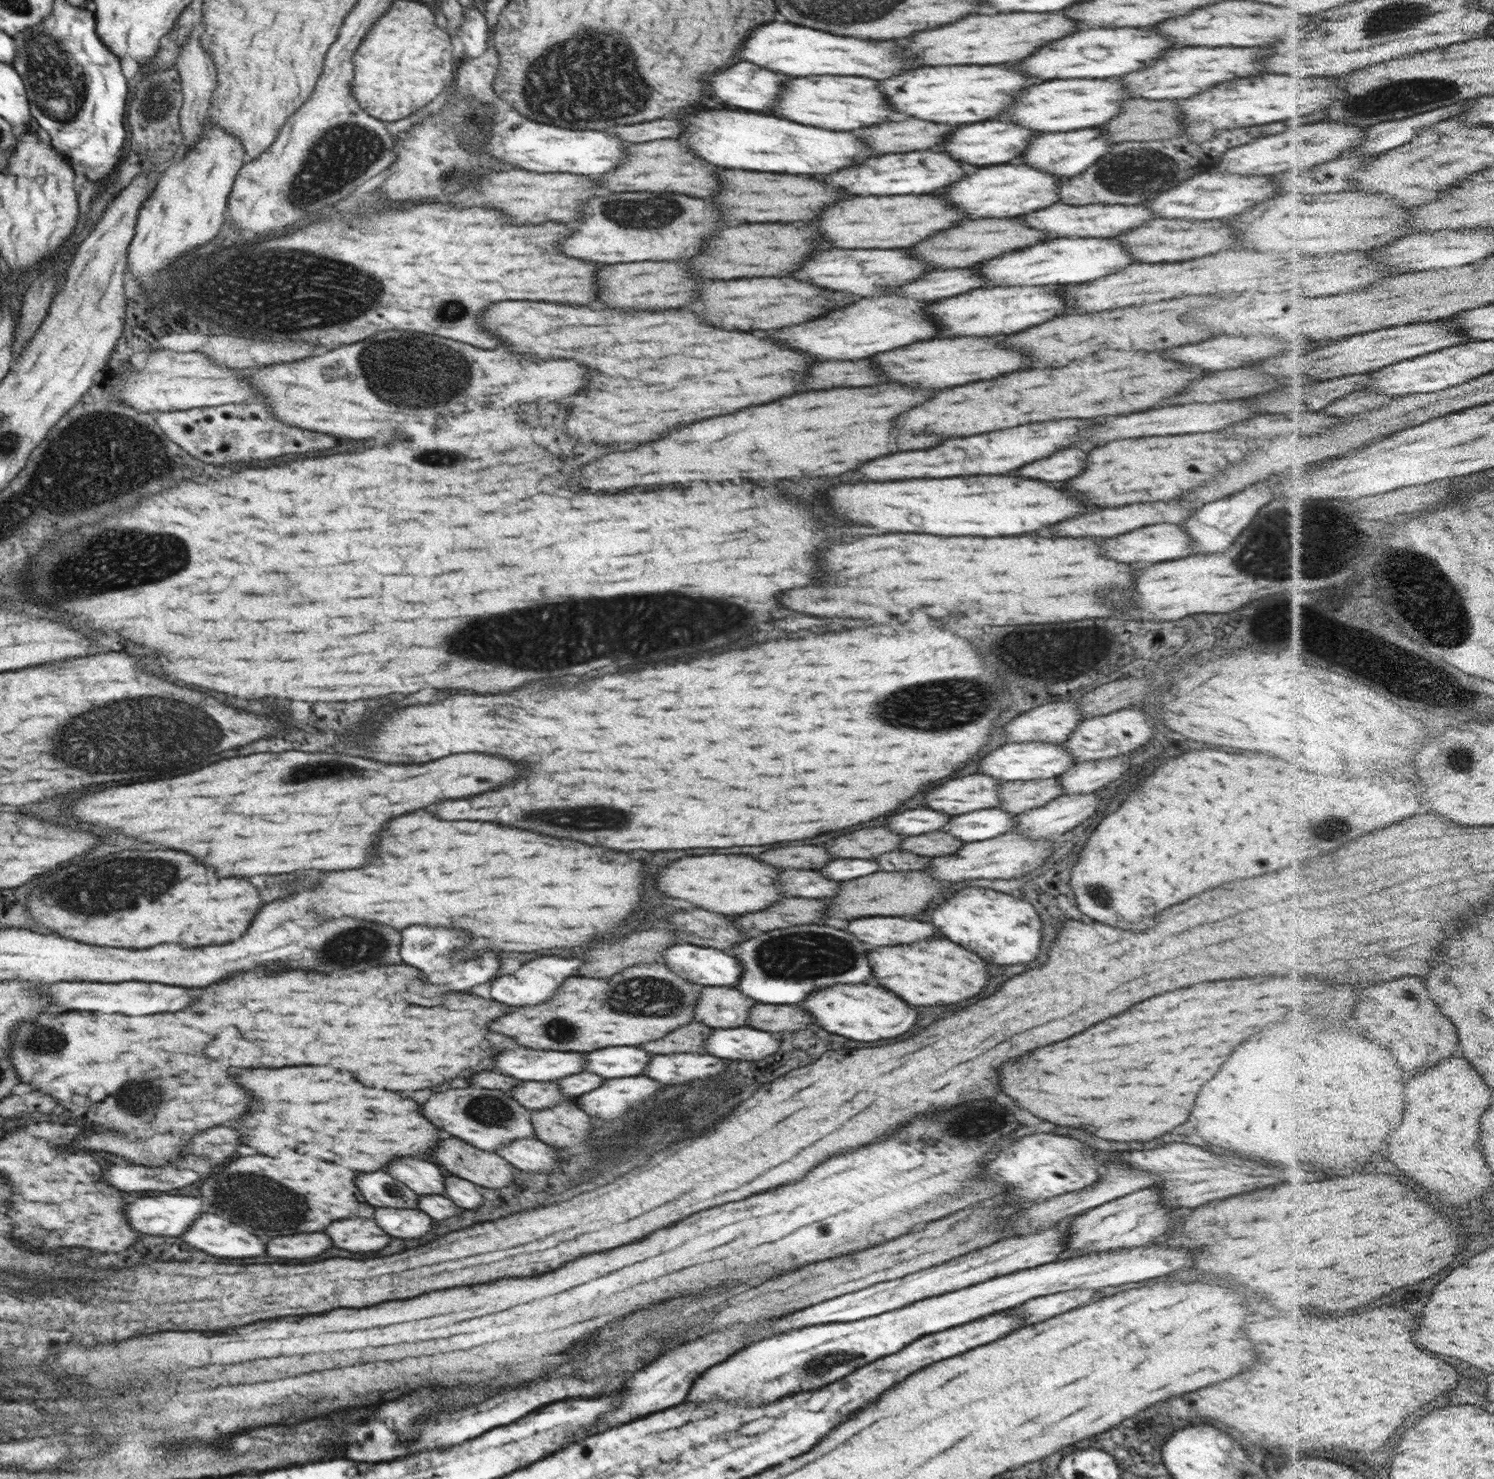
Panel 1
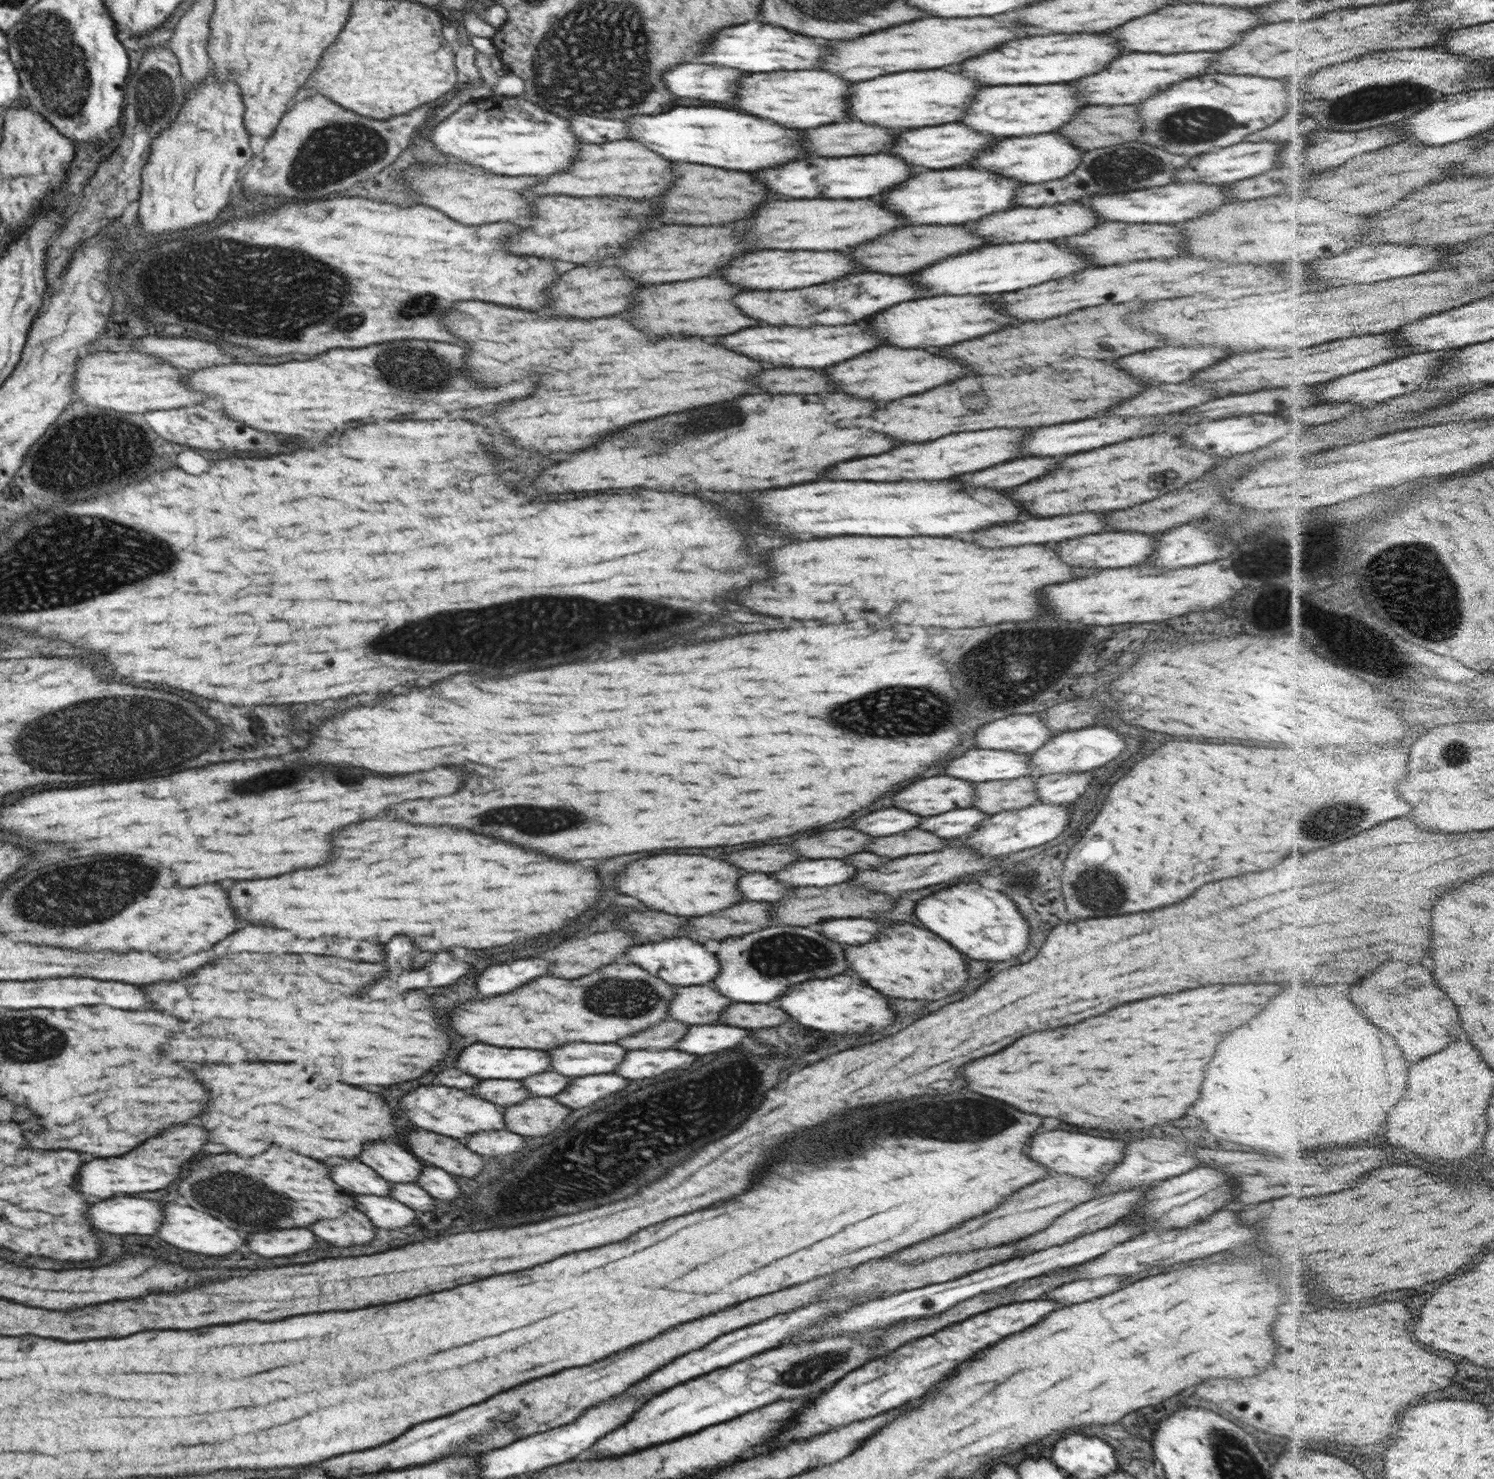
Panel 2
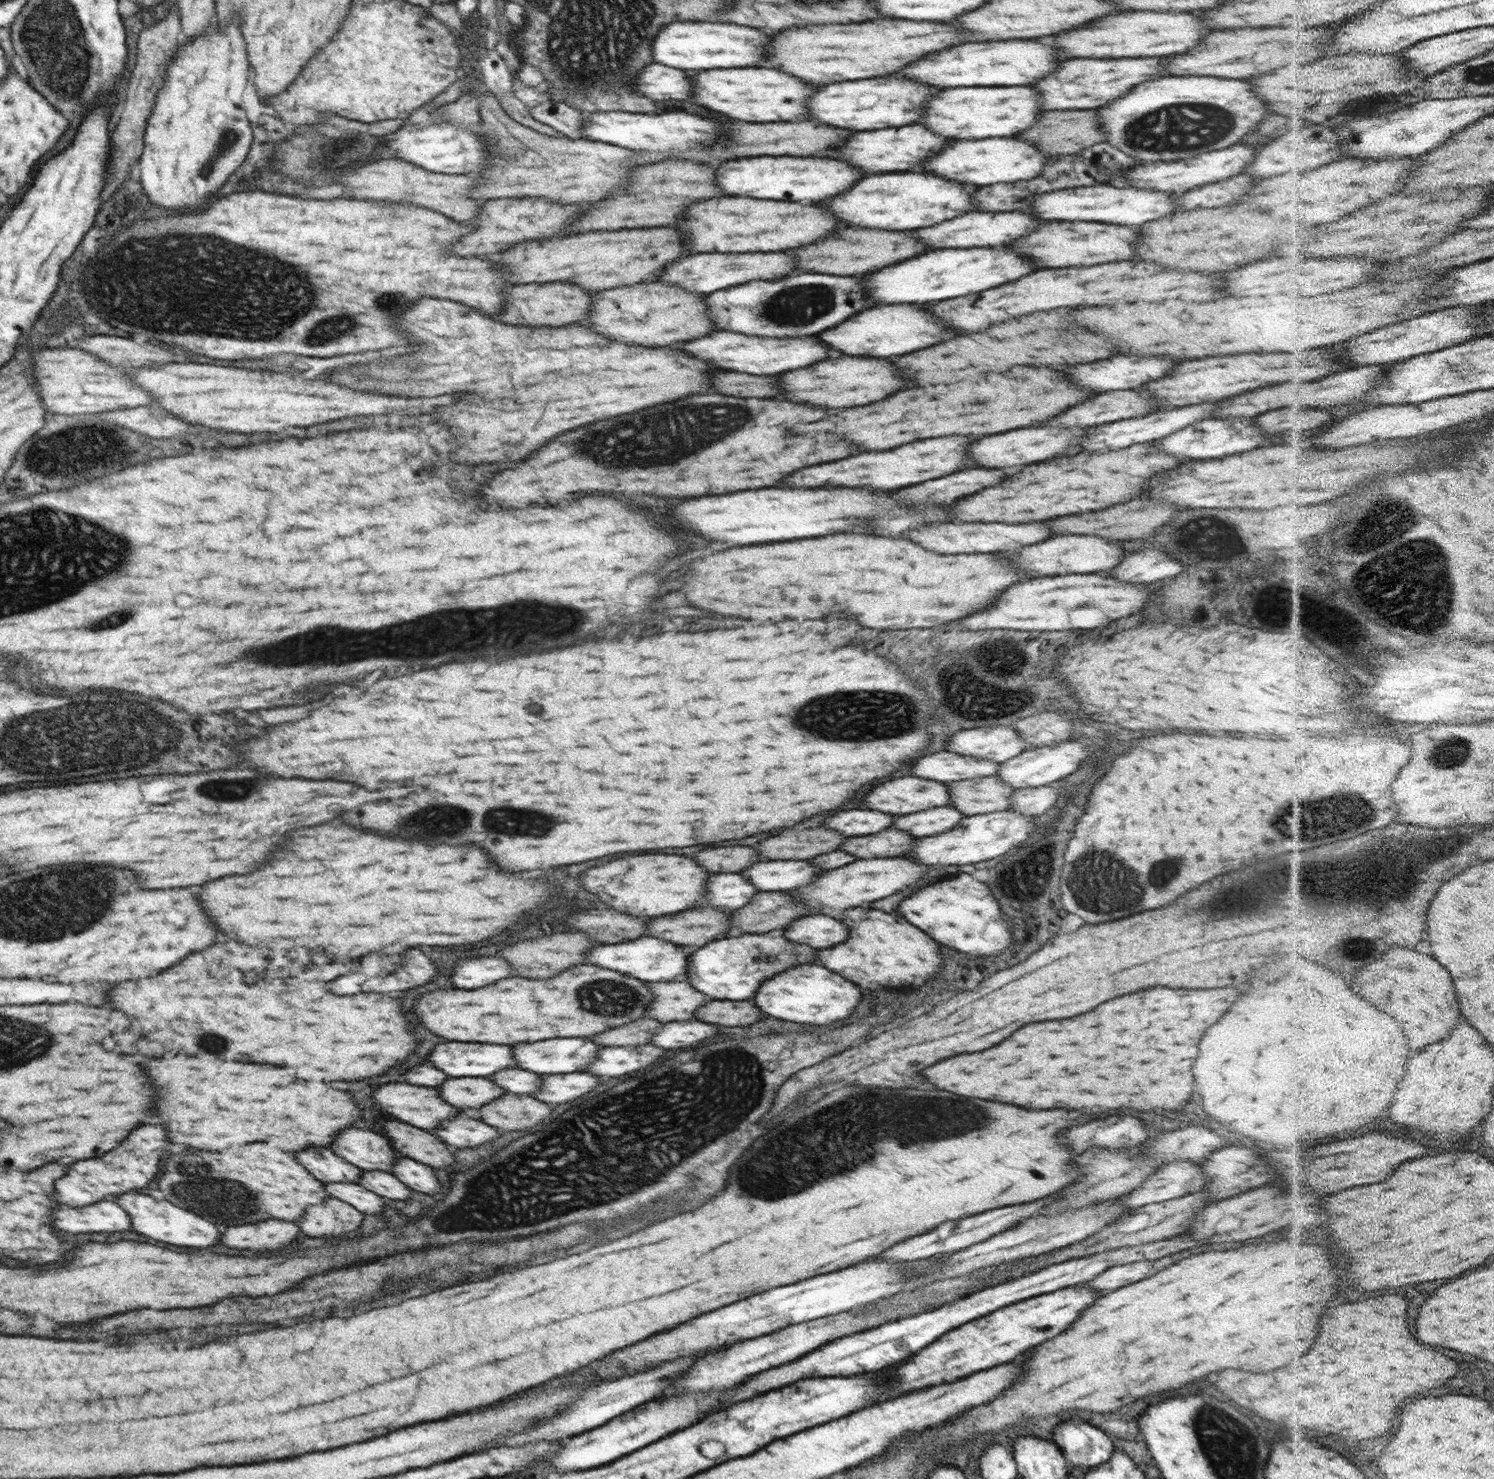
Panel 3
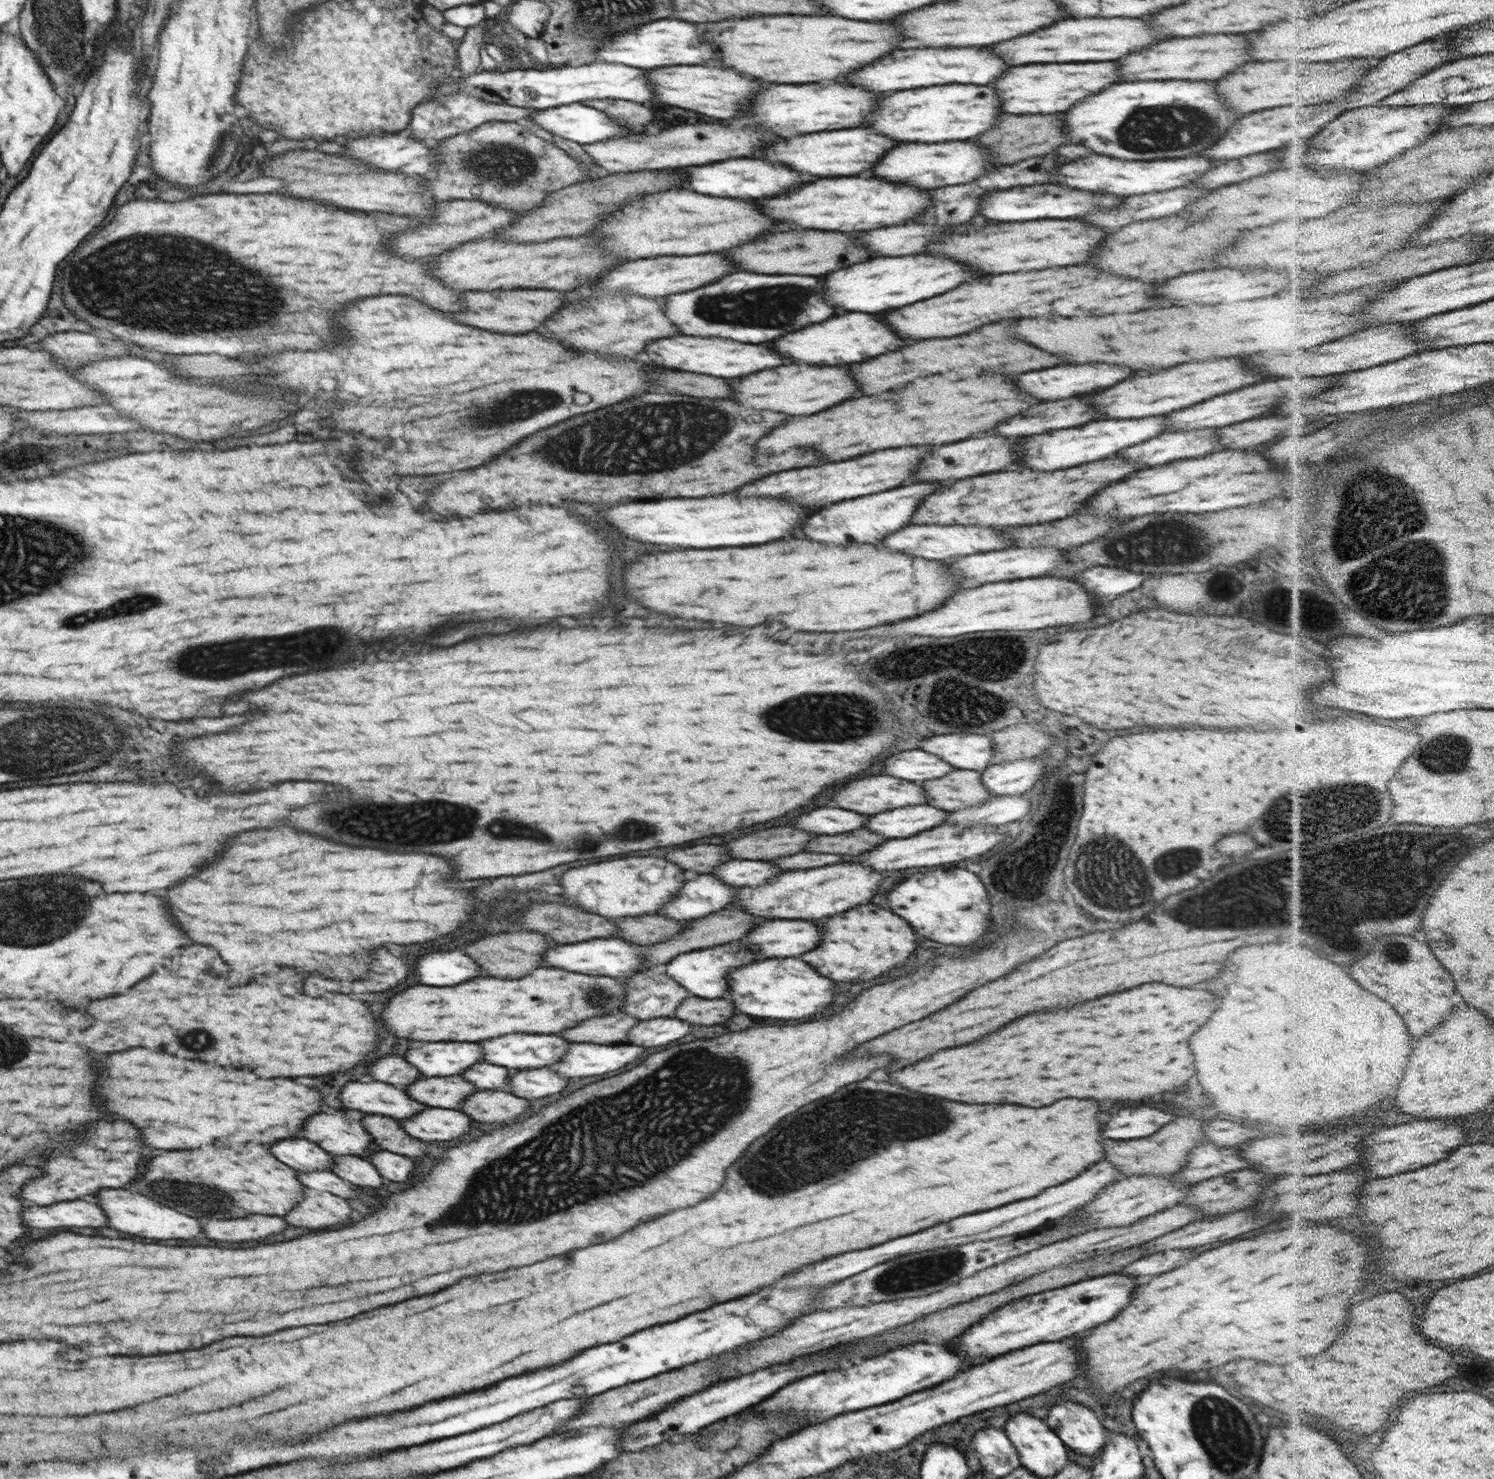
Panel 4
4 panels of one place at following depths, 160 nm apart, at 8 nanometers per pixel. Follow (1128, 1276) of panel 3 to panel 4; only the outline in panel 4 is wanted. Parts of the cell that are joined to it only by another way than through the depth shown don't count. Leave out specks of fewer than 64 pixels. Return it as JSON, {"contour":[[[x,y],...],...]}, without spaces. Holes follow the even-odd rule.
{"contour":[[[1203,1245],[1196,1248],[1168,1249],[1132,1262],[1130,1266],[1122,1268],[1122,1274],[1124,1276],[1158,1276],[1158,1274],[1170,1272],[1178,1266],[1184,1266],[1190,1258],[1196,1258],[1204,1250],[1206,1250],[1206,1246]]]}

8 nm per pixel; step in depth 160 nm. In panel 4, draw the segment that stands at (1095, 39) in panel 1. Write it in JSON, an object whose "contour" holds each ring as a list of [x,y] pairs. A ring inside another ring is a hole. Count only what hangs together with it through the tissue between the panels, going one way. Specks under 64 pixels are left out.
{"contour":[[[990,46],[986,48],[920,48],[920,50],[898,50],[886,54],[886,58],[874,62],[874,66],[866,66],[866,70],[856,70],[848,78],[840,78],[840,82],[850,82],[854,86],[862,86],[874,92],[886,90],[912,90],[936,84],[978,84],[984,86],[1006,72],[1010,66],[992,54]]]}

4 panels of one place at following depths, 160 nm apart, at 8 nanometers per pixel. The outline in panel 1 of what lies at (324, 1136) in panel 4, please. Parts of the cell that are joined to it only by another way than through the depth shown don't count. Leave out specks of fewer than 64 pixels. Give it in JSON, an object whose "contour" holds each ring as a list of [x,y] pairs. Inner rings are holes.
{"contour":[[[398,1158],[386,1166],[388,1174],[404,1182],[418,1195],[439,1194],[445,1196],[445,1178],[438,1166],[418,1158]]]}

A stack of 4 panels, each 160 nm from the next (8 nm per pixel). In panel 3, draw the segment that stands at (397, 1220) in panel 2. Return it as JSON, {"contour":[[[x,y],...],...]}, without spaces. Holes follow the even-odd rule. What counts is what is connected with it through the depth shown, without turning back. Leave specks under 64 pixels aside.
{"contour":[[[336,1182],[336,1184],[324,1184],[326,1192],[342,1202],[348,1202],[350,1206],[354,1206],[356,1210],[364,1212],[364,1214],[376,1214],[382,1210],[384,1206],[384,1198],[380,1198],[378,1194],[352,1184],[352,1182]]]}

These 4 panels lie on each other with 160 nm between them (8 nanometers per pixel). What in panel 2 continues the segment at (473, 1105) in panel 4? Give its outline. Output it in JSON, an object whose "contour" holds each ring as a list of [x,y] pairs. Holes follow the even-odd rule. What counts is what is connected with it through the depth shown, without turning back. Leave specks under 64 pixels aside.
{"contour":[[[528,1097],[505,1107],[505,1127],[520,1136],[559,1134],[558,1128],[572,1109],[553,1097]]]}

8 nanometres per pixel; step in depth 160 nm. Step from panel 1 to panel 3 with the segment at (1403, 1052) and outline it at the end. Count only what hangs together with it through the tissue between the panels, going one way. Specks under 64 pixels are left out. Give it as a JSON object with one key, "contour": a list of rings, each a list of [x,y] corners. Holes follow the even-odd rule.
{"contour":[[[1394,946],[1382,958],[1384,960],[1368,964],[1358,974],[1354,990],[1402,1022],[1412,1050],[1422,1052],[1426,1046],[1450,1038],[1452,1030],[1460,1024],[1462,1018],[1462,1006],[1458,1002],[1452,972],[1434,956],[1402,946]]]}

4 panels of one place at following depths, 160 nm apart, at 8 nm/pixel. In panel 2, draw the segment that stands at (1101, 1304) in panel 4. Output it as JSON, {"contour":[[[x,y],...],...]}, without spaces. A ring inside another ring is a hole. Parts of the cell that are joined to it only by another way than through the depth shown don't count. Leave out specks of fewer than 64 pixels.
{"contour":[[[1050,1300],[1015,1302],[1010,1303],[1010,1306],[999,1305],[994,1307],[994,1310],[980,1312],[972,1318],[949,1324],[932,1334],[906,1342],[904,1346],[899,1346],[896,1350],[868,1361],[864,1366],[844,1375],[834,1386],[830,1386],[818,1398],[812,1400],[812,1404],[796,1416],[794,1424],[790,1424],[778,1436],[778,1440],[766,1446],[768,1450],[774,1450],[776,1446],[786,1446],[792,1440],[804,1440],[814,1434],[848,1426],[852,1422],[865,1421],[887,1410],[896,1409],[908,1400],[920,1398],[928,1390],[934,1390],[950,1374],[954,1374],[954,1368],[962,1362],[974,1358],[984,1348],[1008,1338],[1008,1334],[1016,1334],[1022,1332],[1026,1326],[1034,1326],[1056,1308],[1058,1302]]]}

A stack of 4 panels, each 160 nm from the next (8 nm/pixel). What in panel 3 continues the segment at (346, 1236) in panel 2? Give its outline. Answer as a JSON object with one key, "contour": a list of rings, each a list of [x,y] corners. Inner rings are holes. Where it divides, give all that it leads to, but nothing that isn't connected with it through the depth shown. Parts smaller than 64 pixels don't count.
{"contour":[[[328,1198],[322,1206],[310,1206],[300,1218],[300,1228],[304,1234],[322,1238],[322,1236],[344,1236],[356,1230],[362,1222],[362,1212],[352,1208],[338,1198]]]}

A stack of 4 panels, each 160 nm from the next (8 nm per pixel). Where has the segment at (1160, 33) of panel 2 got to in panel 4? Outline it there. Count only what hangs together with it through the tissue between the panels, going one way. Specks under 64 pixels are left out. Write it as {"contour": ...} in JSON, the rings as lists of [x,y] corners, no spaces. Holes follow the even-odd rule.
{"contour":[[[1080,18],[1080,20],[1062,20],[1034,34],[1022,38],[1012,38],[1010,42],[1000,42],[994,46],[994,52],[1006,60],[1010,66],[1020,64],[1046,64],[1046,62],[1106,62],[1122,58],[1134,48],[1144,48],[1160,42],[1162,36],[1152,32],[1146,22],[1138,18]]]}

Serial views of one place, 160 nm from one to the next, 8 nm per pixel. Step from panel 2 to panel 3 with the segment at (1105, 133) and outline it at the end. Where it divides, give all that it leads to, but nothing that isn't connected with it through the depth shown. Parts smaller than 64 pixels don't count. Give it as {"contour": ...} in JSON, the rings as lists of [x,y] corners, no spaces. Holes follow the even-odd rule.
{"contour":[[[1056,110],[1056,112],[1042,112],[1038,122],[1030,126],[1030,130],[1024,130],[1022,134],[1016,134],[1018,138],[1026,138],[1026,142],[1034,142],[1038,150],[1042,150],[1048,156],[1056,154],[1074,154],[1084,149],[1084,146],[1092,146],[1099,142],[1106,141],[1105,134],[1100,134],[1100,130],[1092,122],[1094,112],[1088,110]]]}

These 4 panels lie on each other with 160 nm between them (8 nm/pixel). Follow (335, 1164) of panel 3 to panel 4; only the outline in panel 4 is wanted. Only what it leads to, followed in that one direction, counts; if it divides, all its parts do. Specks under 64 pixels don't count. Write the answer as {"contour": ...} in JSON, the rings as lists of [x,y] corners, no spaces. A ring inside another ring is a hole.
{"contour":[[[290,1138],[282,1142],[274,1142],[270,1150],[280,1162],[288,1164],[290,1168],[306,1170],[306,1172],[330,1170],[332,1156],[324,1152],[322,1148],[318,1148],[314,1142],[308,1142],[304,1138]]]}

